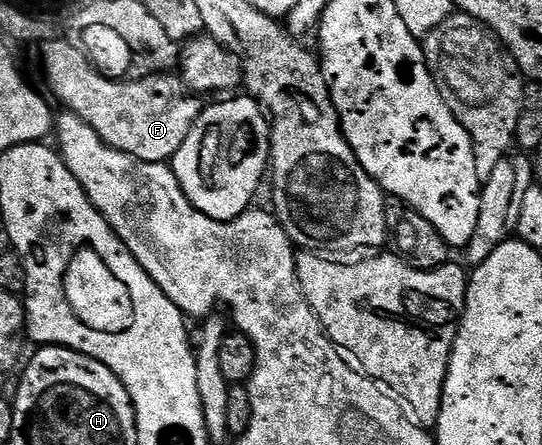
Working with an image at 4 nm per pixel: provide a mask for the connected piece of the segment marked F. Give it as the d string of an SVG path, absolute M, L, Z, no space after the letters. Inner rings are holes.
M69 40L43 41L40 49L49 96L54 96L65 112L74 113L92 127L109 149L127 153L144 163L169 162L202 114L203 98L191 93L181 76L164 72L137 79L111 79L102 76L81 48Z

